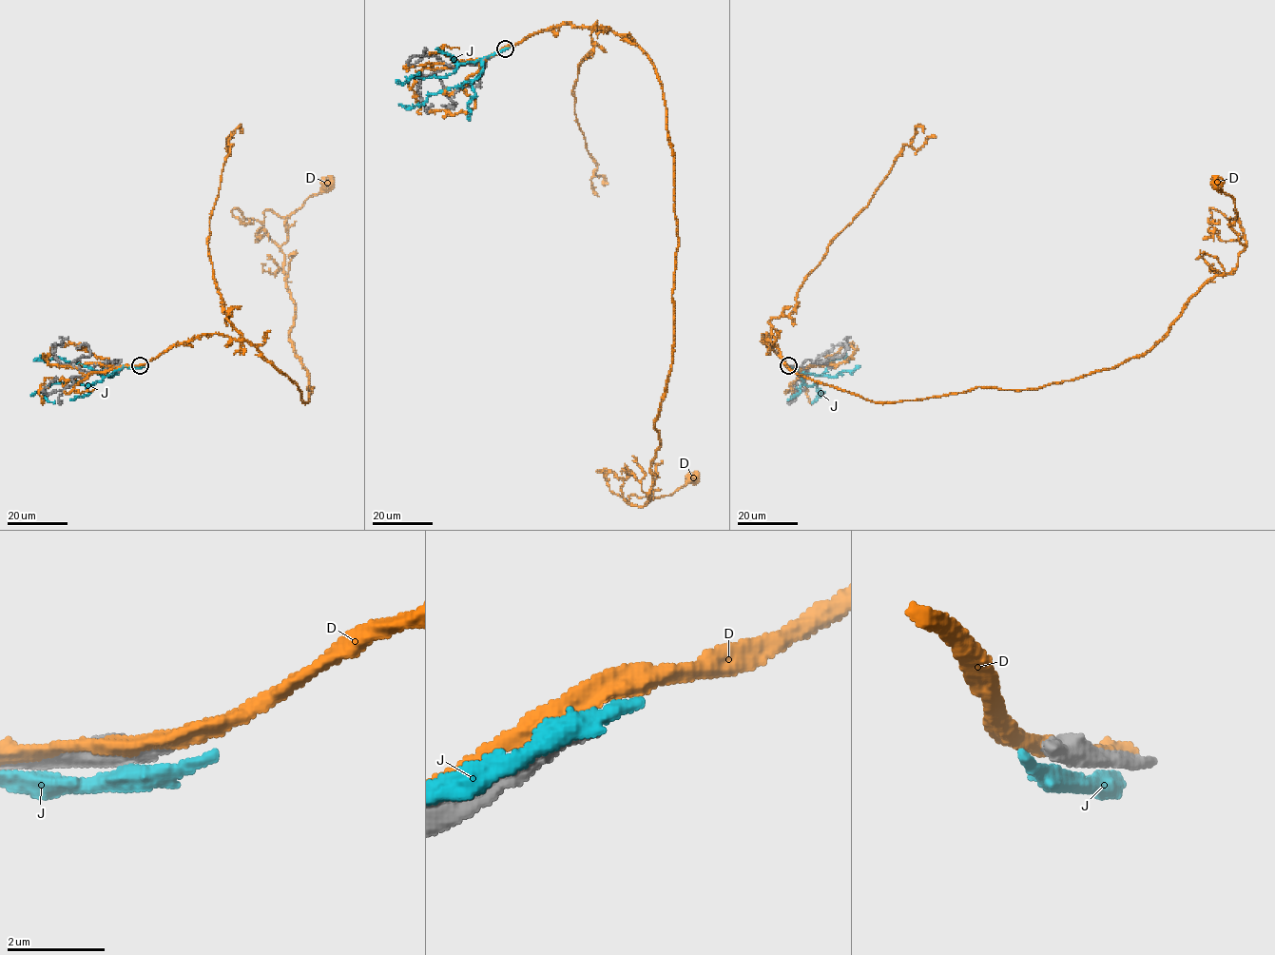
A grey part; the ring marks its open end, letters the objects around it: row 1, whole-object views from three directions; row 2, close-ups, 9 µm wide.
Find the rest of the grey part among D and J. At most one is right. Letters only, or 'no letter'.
no letter

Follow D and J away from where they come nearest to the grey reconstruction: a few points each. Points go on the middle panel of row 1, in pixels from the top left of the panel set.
D: (499, 51), (568, 23), (653, 65), (674, 336), (652, 486), (628, 501), (695, 477)
J: (503, 49), (484, 57), (481, 60), (483, 70), (473, 80), (432, 93), (422, 103), (413, 107), (398, 104)

